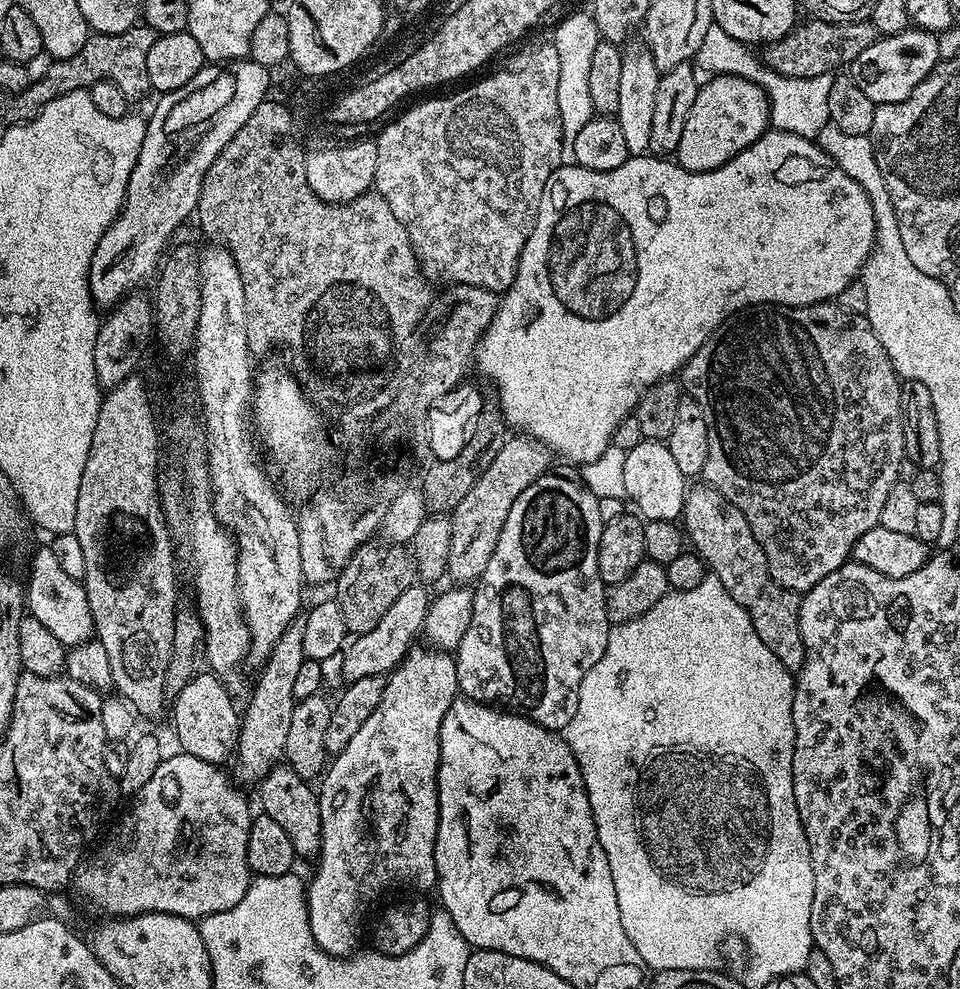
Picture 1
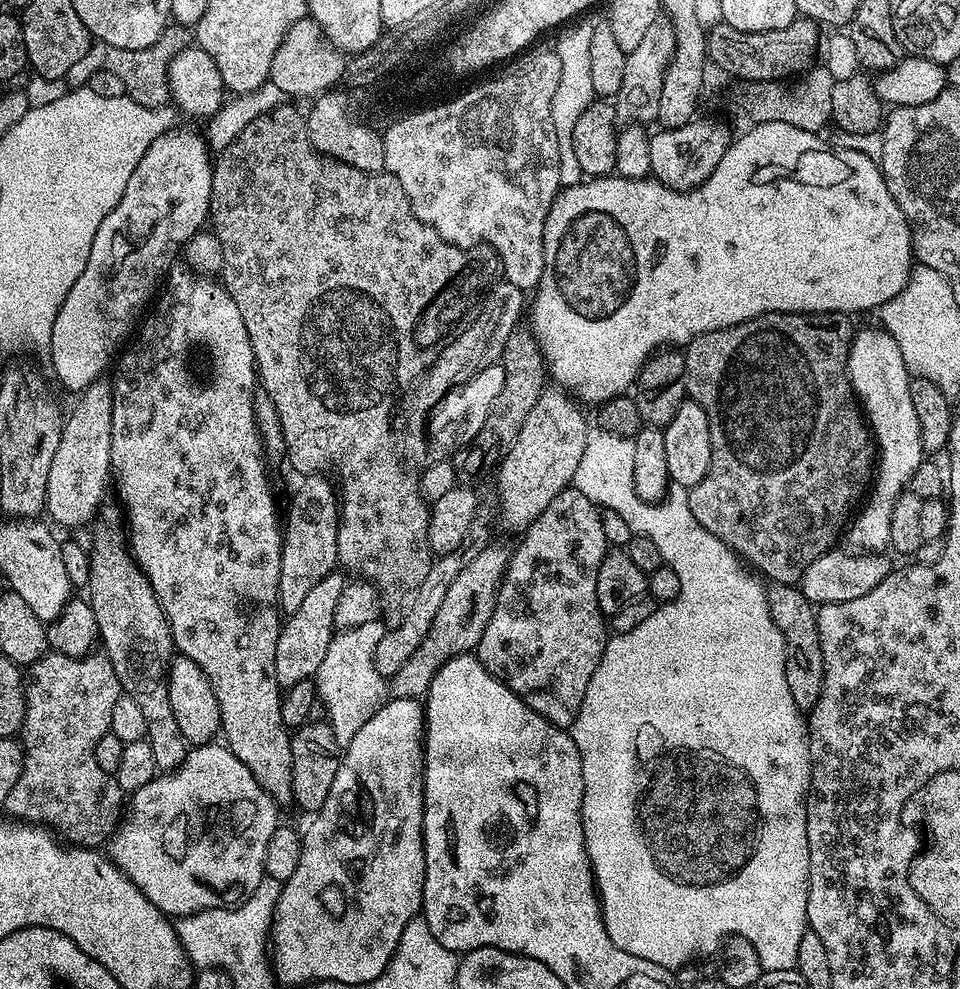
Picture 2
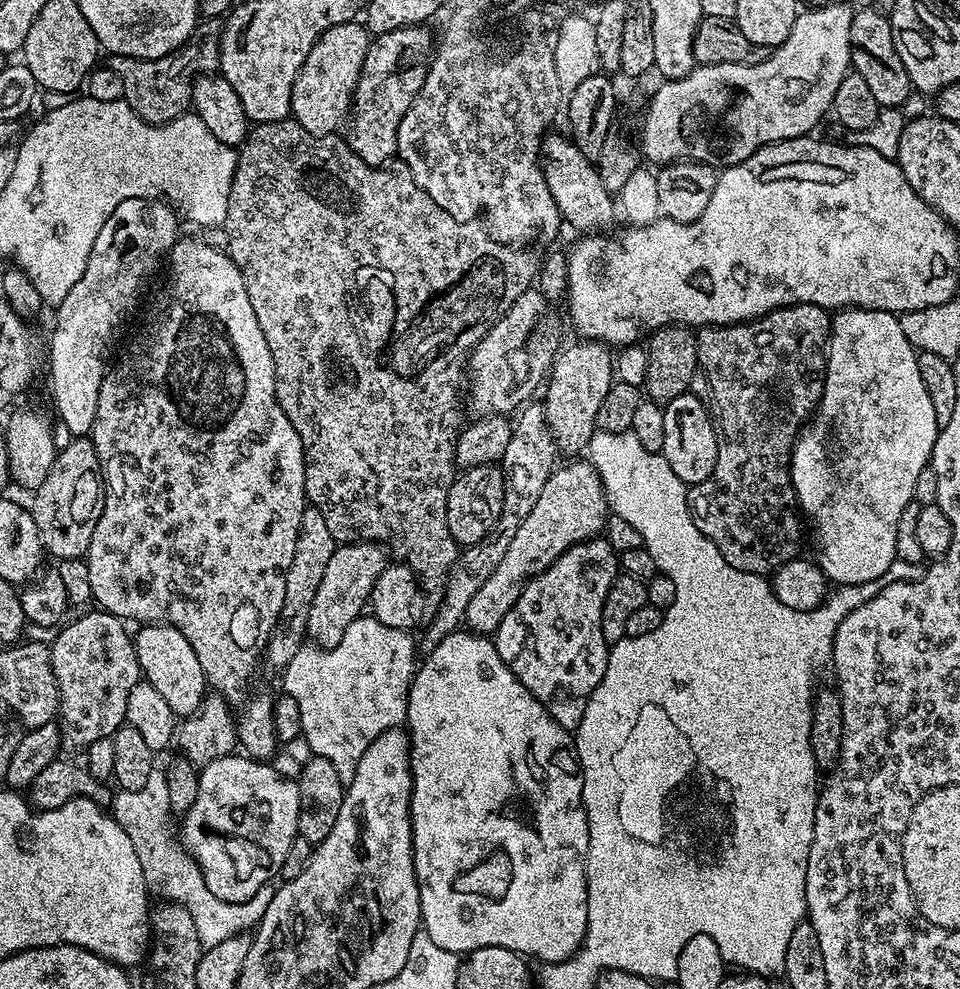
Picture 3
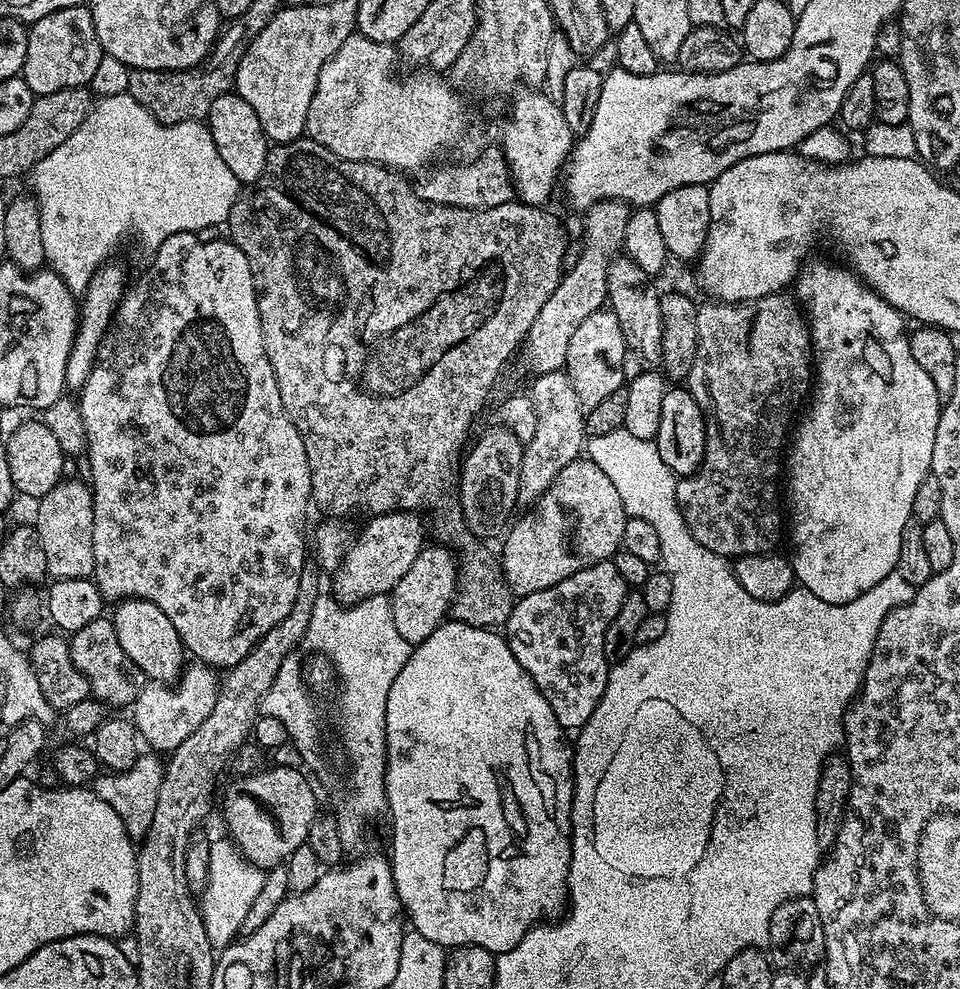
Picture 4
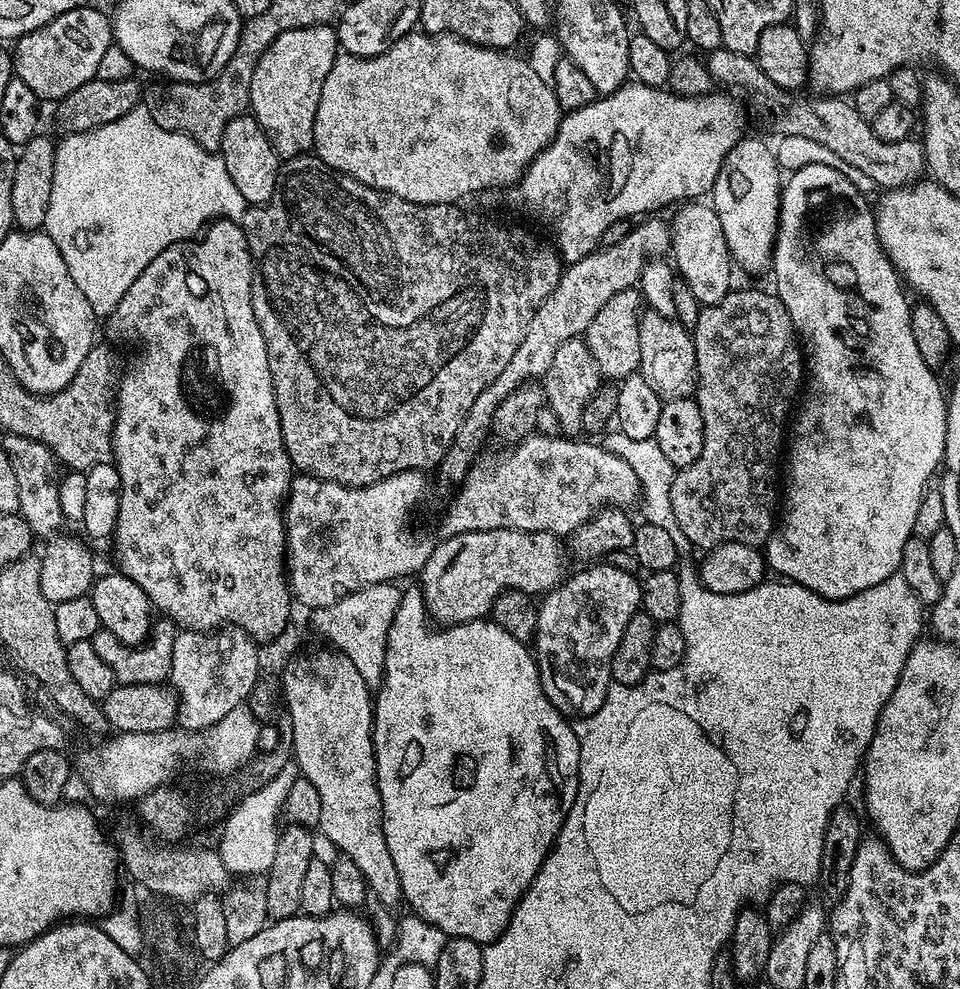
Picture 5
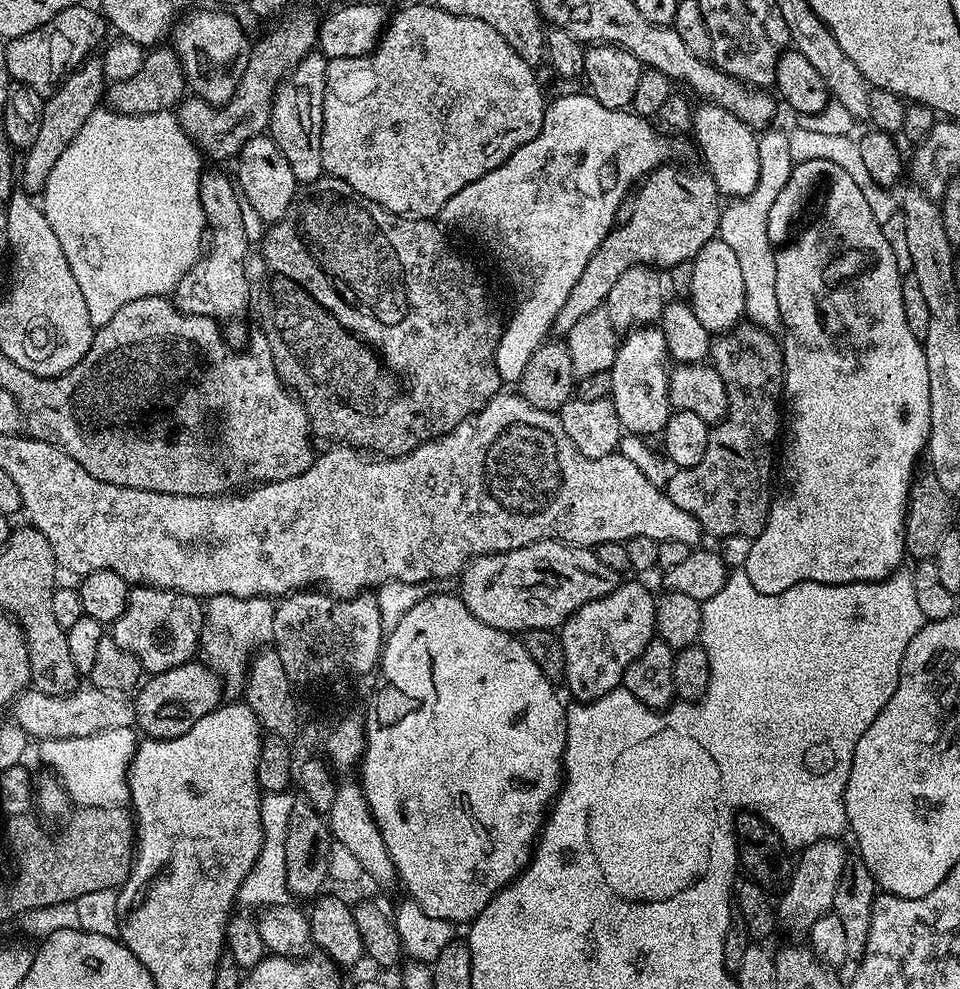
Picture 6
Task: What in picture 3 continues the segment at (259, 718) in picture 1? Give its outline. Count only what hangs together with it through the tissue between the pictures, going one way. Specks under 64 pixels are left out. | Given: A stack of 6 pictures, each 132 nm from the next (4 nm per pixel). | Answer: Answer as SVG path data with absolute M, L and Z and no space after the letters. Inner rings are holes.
M357 542L336 546L310 605L306 621L307 639L322 648L338 646L338 642L342 642L342 634L346 634L346 626L350 626L350 622L357 620L369 607L368 598L374 582L378 582L378 574L382 574L389 563L385 549L379 544Z

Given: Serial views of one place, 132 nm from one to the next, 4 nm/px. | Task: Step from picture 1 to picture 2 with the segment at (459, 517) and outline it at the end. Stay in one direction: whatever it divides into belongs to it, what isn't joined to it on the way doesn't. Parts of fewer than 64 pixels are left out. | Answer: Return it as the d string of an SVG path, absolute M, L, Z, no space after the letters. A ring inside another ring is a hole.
M545 390L538 402L534 402L526 422L522 422L522 430L518 430L514 442L503 453L495 473L500 516L506 527L517 530L527 528L557 494L572 484L590 431L590 420L584 417L583 410L564 390Z

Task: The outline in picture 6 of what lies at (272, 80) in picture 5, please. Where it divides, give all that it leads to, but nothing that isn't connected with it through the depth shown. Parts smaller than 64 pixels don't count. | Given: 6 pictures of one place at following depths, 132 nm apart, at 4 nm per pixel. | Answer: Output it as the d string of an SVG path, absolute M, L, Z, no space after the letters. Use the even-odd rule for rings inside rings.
M319 51L309 52L277 86L272 99L268 132L278 150L282 150L282 158L290 162L290 170L294 170L294 178L301 185L313 184L319 176L325 175L322 166L322 110L326 94L327 69L328 61Z

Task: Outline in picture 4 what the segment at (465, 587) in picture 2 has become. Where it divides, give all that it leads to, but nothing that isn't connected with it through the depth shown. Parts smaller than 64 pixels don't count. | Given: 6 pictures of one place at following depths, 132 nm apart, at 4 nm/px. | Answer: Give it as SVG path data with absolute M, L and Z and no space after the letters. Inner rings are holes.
M581 458L564 467L550 487L536 501L530 512L511 525L510 533L503 550L500 550L501 568L507 584L511 586L515 597L529 596L557 585L562 579L578 570L600 564L611 559L621 549L622 533L628 521L628 513L622 506L622 498L605 473L593 460Z

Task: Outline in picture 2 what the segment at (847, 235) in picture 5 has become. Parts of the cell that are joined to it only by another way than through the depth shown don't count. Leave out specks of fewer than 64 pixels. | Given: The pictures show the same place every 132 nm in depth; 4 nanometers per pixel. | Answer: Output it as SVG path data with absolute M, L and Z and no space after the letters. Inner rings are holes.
M875 327L864 328L861 332L859 329L853 335L848 351L848 380L862 405L878 449L878 471L874 476L872 505L868 512L857 511L846 529L846 540L848 536L849 542L853 544L851 547L860 554L880 554L889 547L890 510L894 510L894 502L911 485L912 475L926 458L918 414L910 398L910 373L906 362L902 362L902 350L898 350L898 342L894 342L894 338L890 338L883 327Z

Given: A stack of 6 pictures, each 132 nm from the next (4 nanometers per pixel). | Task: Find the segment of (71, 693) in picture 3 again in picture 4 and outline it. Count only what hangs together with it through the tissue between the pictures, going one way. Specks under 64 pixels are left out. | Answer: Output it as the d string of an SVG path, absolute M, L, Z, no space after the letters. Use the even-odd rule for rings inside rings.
M107 615L98 617L87 626L82 626L82 630L71 633L68 640L70 646L70 658L74 666L88 679L88 691L95 699L101 700L105 706L112 704L116 708L131 706L138 698L138 694L144 689L146 678L134 662L118 646L118 634L114 630L111 619Z

